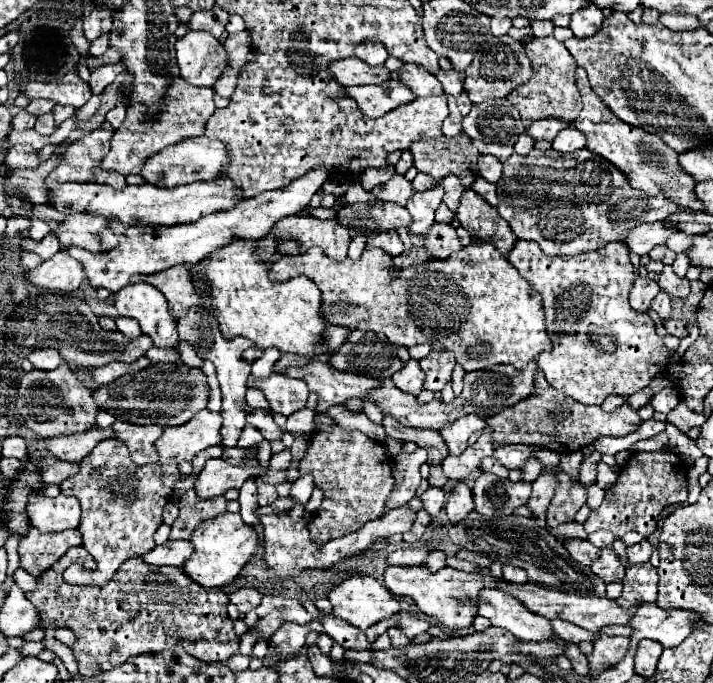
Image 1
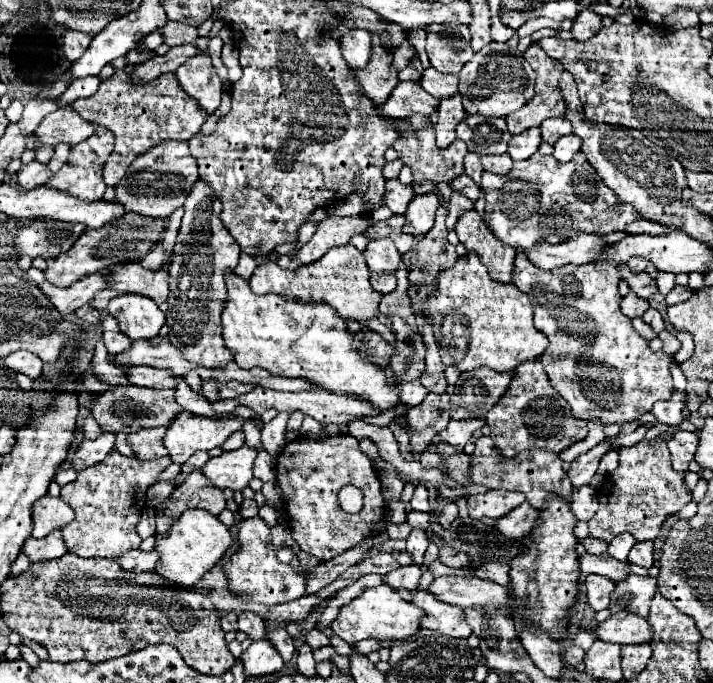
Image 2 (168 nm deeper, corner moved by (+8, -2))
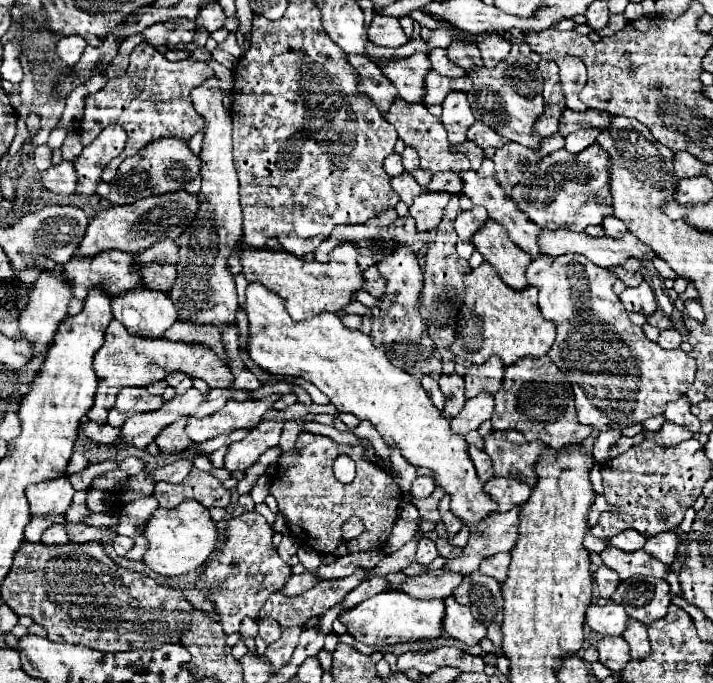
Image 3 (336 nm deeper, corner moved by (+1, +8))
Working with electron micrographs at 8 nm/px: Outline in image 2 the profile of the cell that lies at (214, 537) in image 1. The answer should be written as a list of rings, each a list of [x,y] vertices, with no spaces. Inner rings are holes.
[[[188,510],[178,518],[178,522],[174,522],[168,538],[156,538],[156,550],[160,552],[156,572],[170,580],[172,584],[190,588],[220,562],[220,558],[226,554],[230,546],[232,546],[230,528],[224,526],[218,516],[206,510]]]

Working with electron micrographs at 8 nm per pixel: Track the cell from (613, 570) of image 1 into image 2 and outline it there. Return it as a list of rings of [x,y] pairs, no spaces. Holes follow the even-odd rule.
[[[588,574],[586,580],[586,596],[588,596],[588,604],[594,610],[604,610],[610,604],[610,594],[614,590],[614,582],[606,576],[598,576],[598,574]]]

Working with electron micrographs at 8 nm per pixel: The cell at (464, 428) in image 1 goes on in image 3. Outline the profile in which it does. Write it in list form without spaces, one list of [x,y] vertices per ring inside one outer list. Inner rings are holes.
[[[481,392],[475,398],[467,400],[463,412],[451,420],[451,428],[457,434],[467,434],[471,430],[477,430],[481,422],[489,420],[491,414],[493,414],[493,396],[489,396],[487,392]]]

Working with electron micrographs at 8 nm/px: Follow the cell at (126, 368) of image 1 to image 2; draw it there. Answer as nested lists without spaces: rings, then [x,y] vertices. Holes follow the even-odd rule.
[[[134,366],[132,372],[126,374],[130,384],[136,386],[150,386],[150,388],[176,388],[174,372],[170,370],[160,370],[152,366]]]

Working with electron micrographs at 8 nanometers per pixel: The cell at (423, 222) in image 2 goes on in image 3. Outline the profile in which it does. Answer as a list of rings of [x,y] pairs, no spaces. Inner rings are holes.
[[[421,192],[421,196],[417,196],[417,200],[409,206],[409,214],[415,218],[419,232],[439,226],[449,198],[451,196],[447,192]]]

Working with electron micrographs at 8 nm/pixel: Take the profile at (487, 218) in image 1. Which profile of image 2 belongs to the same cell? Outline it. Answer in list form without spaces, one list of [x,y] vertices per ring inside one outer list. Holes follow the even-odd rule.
[[[472,208],[466,210],[456,222],[456,234],[468,252],[476,252],[480,262],[488,268],[490,276],[500,282],[512,282],[512,266],[516,250],[506,246],[490,234],[490,228],[484,224],[482,216]]]

